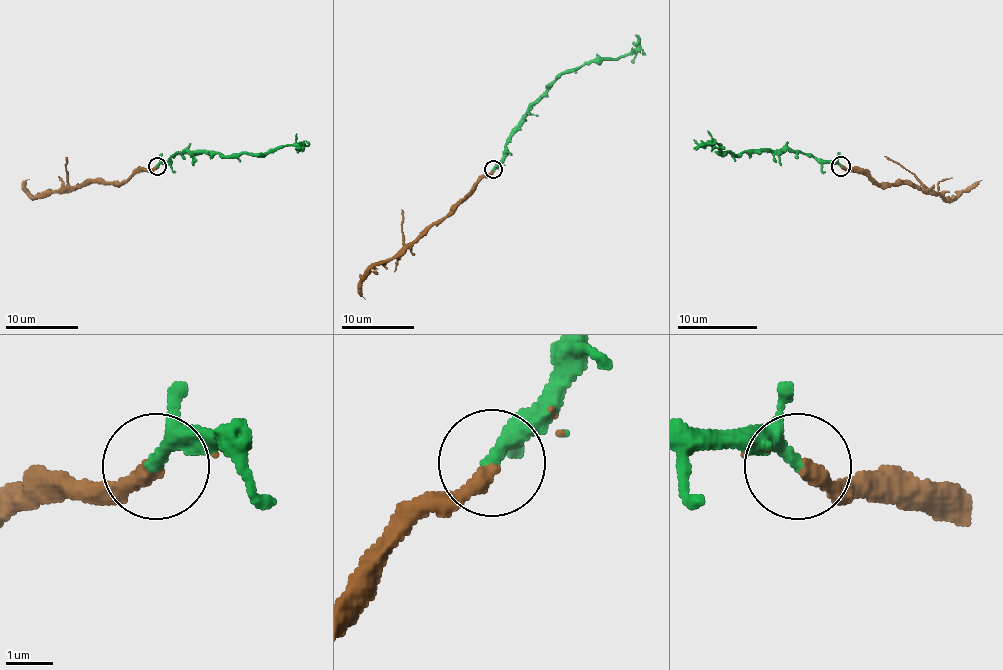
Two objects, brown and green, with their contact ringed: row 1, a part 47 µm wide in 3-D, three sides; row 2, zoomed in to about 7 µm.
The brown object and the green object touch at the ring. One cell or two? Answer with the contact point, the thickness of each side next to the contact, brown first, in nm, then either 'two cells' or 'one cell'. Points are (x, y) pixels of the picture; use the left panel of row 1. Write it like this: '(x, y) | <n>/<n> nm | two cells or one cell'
(157, 166) | 360/240 nm | one cell

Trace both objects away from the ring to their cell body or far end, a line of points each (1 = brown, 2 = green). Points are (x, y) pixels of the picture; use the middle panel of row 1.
1: (493, 170), (456, 204), (374, 266), (362, 283), (362, 295), (365, 299)
2: (493, 170), (522, 115), (564, 73), (593, 60), (628, 55), (635, 48), (637, 35)

